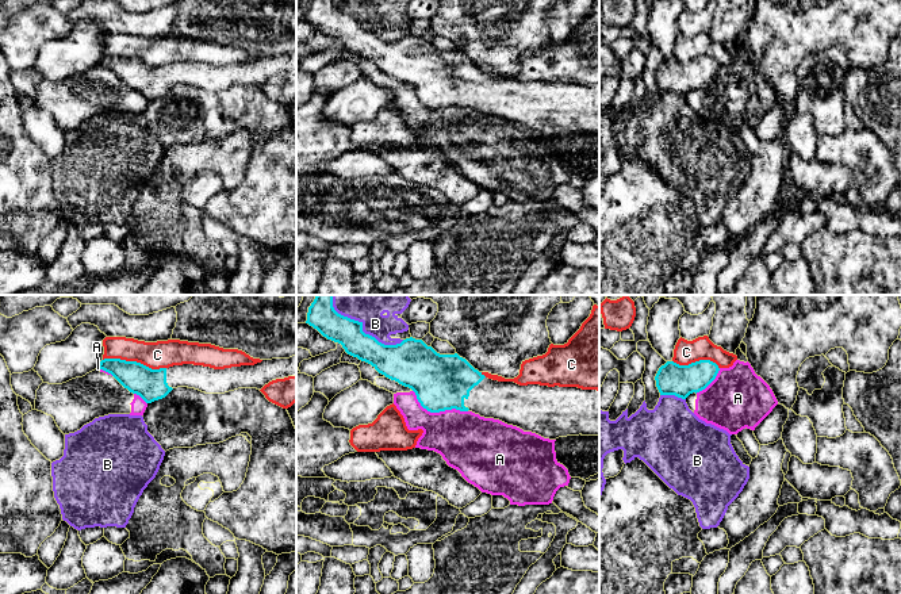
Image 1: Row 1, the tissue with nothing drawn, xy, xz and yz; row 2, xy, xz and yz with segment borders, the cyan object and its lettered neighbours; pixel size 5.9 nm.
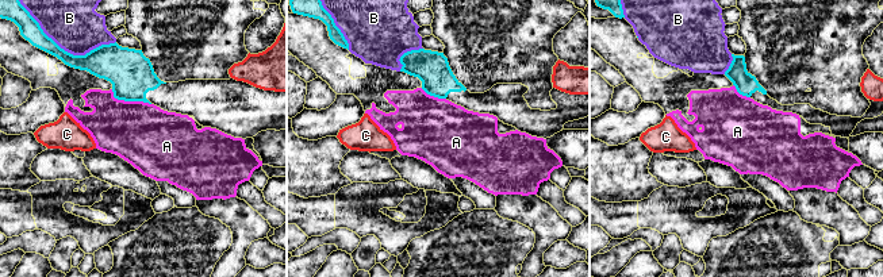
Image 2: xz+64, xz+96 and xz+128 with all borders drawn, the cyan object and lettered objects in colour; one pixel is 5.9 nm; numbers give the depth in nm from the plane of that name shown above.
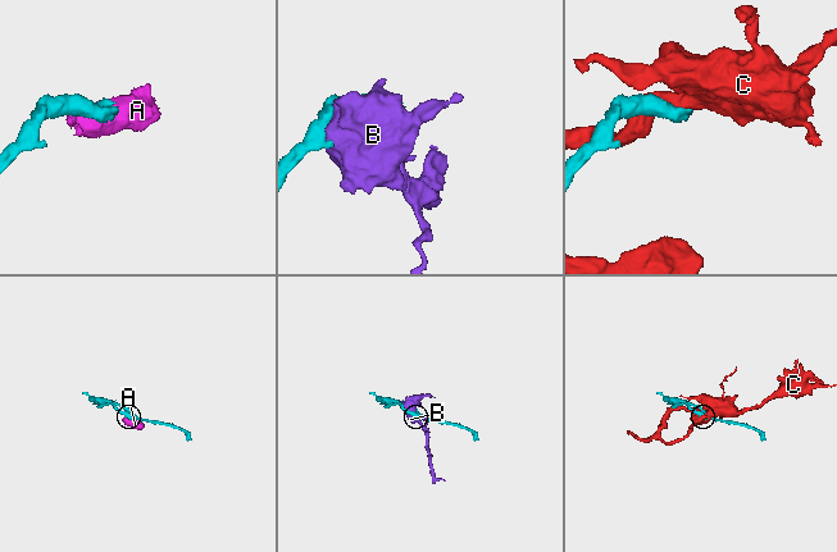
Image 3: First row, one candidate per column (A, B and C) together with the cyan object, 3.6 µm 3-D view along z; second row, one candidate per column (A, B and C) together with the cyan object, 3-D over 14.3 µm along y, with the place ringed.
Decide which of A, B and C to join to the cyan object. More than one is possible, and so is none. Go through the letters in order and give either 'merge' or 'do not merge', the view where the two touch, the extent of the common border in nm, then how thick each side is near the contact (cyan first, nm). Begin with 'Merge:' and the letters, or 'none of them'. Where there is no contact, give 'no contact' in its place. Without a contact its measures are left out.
Merge: none of them
A: do not merge; contact in xz; length 360 nm; calibres 340 and 340 nm
B: do not merge; contact in xz; length 480 nm; calibres 200 and 150 nm
C: do not merge; contact in xy; length 380 nm; calibres 190 and 160 nm

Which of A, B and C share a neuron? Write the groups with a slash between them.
A / B / C

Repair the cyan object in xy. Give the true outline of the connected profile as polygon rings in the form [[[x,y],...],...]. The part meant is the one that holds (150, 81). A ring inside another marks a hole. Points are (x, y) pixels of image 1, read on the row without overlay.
[[[296,51],[225,66],[193,61],[152,66],[141,60],[120,55],[104,55],[97,65],[111,70],[146,100],[152,100],[177,84],[195,85],[206,91],[225,91],[238,85],[261,87],[272,77],[296,73]]]

